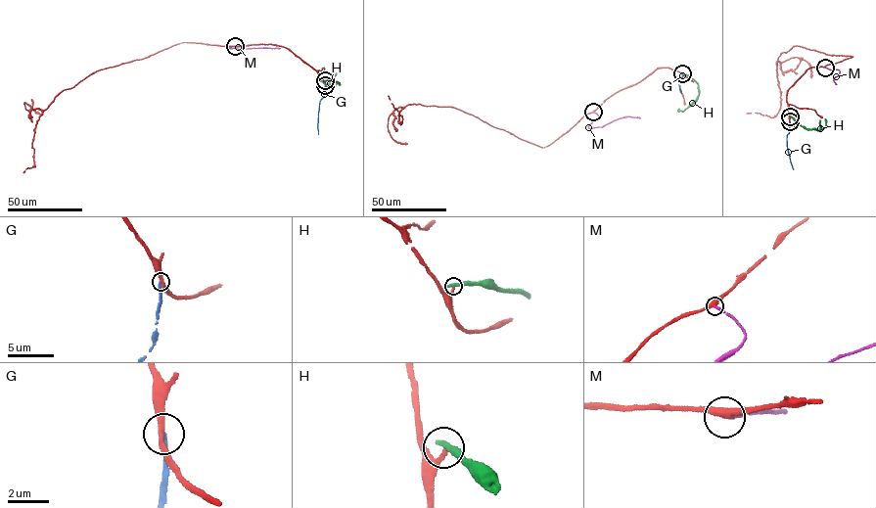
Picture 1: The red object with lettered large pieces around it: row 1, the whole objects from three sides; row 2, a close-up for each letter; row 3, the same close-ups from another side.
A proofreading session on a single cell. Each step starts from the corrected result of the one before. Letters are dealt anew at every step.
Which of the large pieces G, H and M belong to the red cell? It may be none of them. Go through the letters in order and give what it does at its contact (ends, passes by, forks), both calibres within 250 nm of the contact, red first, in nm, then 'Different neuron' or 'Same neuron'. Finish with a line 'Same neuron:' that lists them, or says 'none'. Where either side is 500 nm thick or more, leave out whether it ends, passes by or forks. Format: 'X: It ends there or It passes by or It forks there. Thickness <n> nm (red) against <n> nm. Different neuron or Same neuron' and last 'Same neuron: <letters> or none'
G: It ends there. Thickness 280 nm (red) against 200 nm. Different neuron
H: It ends there. Thickness 200 nm (red) against 300 nm. Different neuron
M: It ends there. Thickness 360 nm (red) against 200 nm. Different neuron
Same neuron: none

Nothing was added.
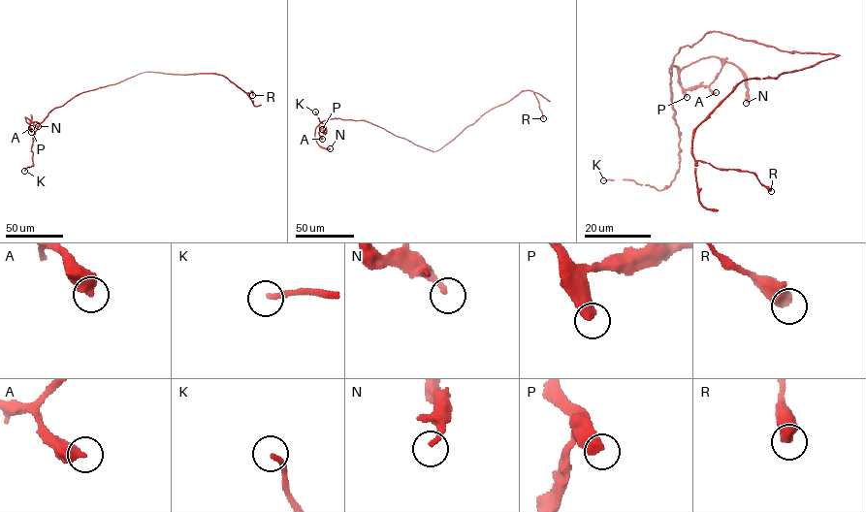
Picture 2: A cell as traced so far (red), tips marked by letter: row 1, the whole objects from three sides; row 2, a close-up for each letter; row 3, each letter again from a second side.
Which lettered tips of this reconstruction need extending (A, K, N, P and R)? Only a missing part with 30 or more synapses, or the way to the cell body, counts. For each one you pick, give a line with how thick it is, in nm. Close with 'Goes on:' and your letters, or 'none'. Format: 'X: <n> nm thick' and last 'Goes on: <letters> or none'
P: 500 nm thick
Goes on: P

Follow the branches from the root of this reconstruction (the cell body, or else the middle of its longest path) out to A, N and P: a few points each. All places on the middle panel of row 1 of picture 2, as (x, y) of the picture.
A: (413, 144), (366, 121), (338, 118), (319, 123), (319, 135), (322, 139)
N: (413, 144), (366, 121), (336, 118), (320, 122), (315, 130), (317, 144), (330, 148)
P: (413, 144), (362, 120), (331, 118), (319, 123), (322, 129)

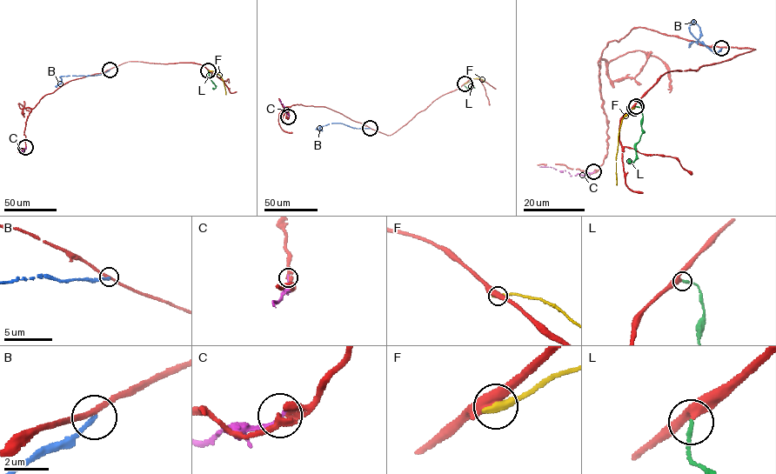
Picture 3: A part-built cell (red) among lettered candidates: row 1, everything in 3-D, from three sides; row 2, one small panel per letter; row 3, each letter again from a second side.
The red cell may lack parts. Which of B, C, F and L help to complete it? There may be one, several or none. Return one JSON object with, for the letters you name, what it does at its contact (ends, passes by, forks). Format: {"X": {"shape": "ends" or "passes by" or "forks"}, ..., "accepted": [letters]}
{"L": {"shape": "ends"}, "accepted": ["L"]}

